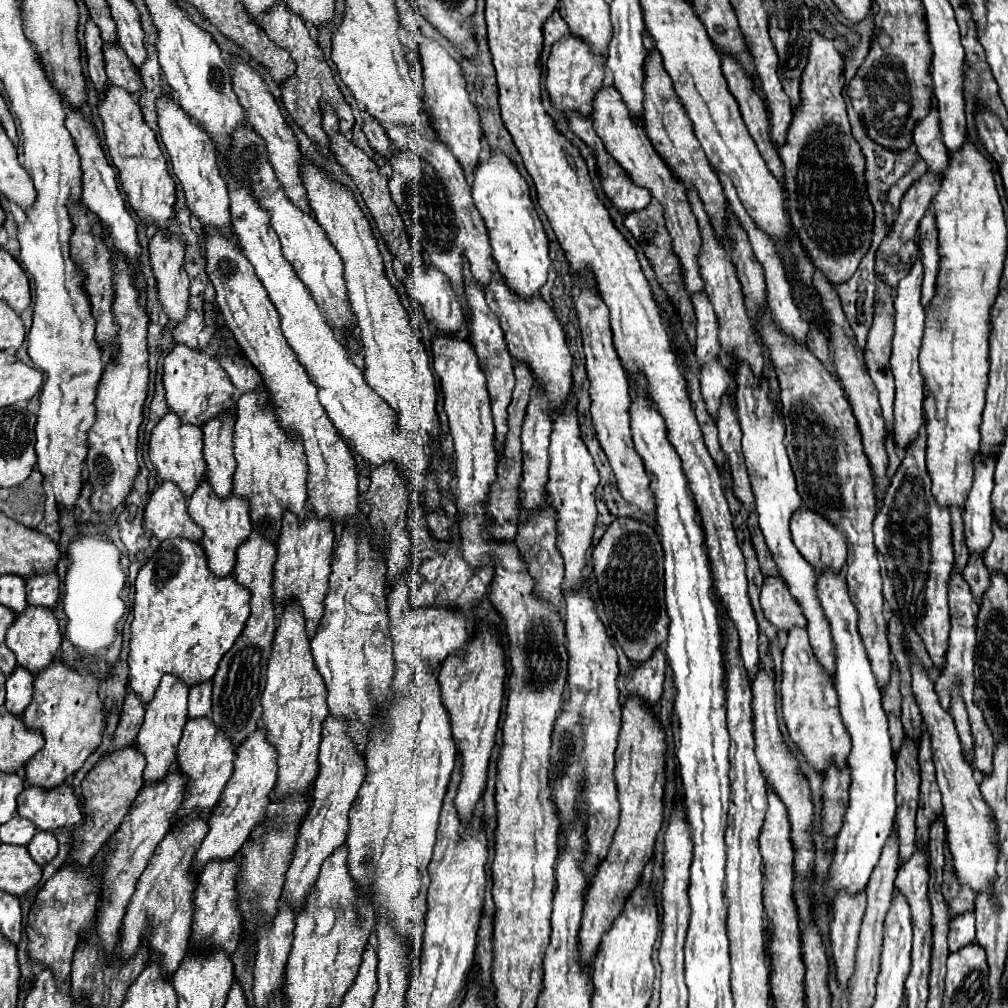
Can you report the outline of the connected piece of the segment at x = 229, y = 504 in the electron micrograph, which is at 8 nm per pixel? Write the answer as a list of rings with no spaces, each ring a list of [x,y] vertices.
[[[202,480],[202,484],[196,488],[192,498],[188,500],[188,514],[194,520],[194,524],[198,524],[204,530],[202,548],[204,548],[210,572],[218,578],[230,576],[234,570],[234,564],[236,564],[236,550],[252,532],[248,502],[238,498],[236,494],[230,494],[226,500],[220,500],[212,492],[208,480]]]

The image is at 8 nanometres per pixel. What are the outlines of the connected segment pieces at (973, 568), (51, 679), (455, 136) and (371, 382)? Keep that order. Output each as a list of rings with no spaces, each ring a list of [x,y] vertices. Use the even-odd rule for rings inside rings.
[[[970,556],[962,576],[966,580],[966,584],[972,588],[972,596],[976,596],[976,602],[980,602],[982,594],[988,590],[988,584],[990,584],[990,572],[986,570],[984,562],[982,562],[982,556]]]
[[[52,662],[36,674],[34,694],[24,710],[24,722],[44,736],[44,748],[24,766],[26,782],[40,788],[56,788],[58,784],[68,782],[102,740],[106,712],[98,680],[92,678],[92,674],[82,676],[76,670],[70,670],[64,662]]]
[[[418,38],[418,48],[424,64],[424,88],[426,88],[426,112],[430,110],[430,120],[438,132],[438,140],[450,148],[450,152],[460,162],[464,174],[470,174],[478,164],[478,154],[482,150],[482,128],[480,116],[472,106],[466,90],[466,82],[458,62],[432,38]]]
[[[302,160],[302,176],[308,190],[310,206],[328,240],[338,250],[344,262],[344,280],[352,310],[358,318],[360,342],[364,348],[364,378],[366,384],[388,402],[398,414],[400,428],[408,432],[426,430],[430,440],[442,440],[442,430],[436,414],[436,386],[430,372],[428,354],[410,326],[410,314],[402,306],[396,290],[384,276],[382,256],[376,238],[364,212],[358,208],[350,190],[332,182],[320,168]]]

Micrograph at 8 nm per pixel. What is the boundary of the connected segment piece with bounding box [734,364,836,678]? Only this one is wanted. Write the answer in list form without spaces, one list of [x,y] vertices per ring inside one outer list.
[[[740,364],[740,368],[734,368],[734,380],[736,380],[736,404],[738,404],[738,420],[742,426],[742,452],[746,458],[746,470],[750,476],[752,492],[756,498],[756,512],[758,512],[758,526],[762,530],[762,536],[772,552],[772,560],[776,562],[776,568],[780,572],[780,578],[784,578],[792,598],[802,608],[802,614],[806,618],[806,630],[810,638],[810,646],[814,650],[814,656],[818,664],[826,670],[830,678],[836,674],[836,644],[830,634],[830,624],[824,616],[824,610],[818,602],[816,594],[816,572],[814,568],[800,556],[796,550],[792,538],[790,538],[790,518],[792,514],[802,506],[800,494],[796,492],[796,480],[790,468],[790,460],[786,456],[786,448],[782,444],[786,428],[780,418],[780,408],[774,408],[774,404],[768,398],[768,382],[762,378],[760,382],[754,380],[750,368],[746,364]]]

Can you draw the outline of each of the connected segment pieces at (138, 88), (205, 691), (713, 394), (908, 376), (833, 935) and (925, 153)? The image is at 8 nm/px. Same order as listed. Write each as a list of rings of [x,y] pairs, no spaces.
[[[118,44],[116,46],[104,46],[104,62],[106,62],[108,80],[112,86],[120,86],[120,88],[128,90],[130,94],[142,92],[144,86],[142,86],[138,72]]]
[[[212,682],[208,684],[198,684],[190,690],[188,694],[188,714],[190,718],[204,718],[206,714],[210,714],[210,686]]]
[[[710,362],[702,368],[700,392],[706,402],[706,410],[714,420],[716,420],[716,412],[720,408],[720,400],[728,388],[728,384],[730,384],[730,374],[718,362]]]
[[[916,260],[912,266],[912,272],[900,280],[896,298],[894,298],[894,340],[892,340],[892,372],[896,380],[896,400],[894,400],[894,444],[902,450],[910,448],[912,442],[916,440],[920,426],[924,422],[922,416],[922,388],[924,388],[924,378],[918,368],[918,350],[924,334],[924,308],[920,306],[920,286],[922,286],[922,262]]]
[[[840,892],[832,906],[834,916],[830,922],[830,944],[832,944],[832,960],[836,968],[836,982],[840,988],[848,986],[848,980],[854,972],[858,932],[866,908],[864,896],[866,896],[864,892],[854,896]]]
[[[932,98],[932,110],[930,110],[930,114],[916,124],[914,144],[918,148],[918,154],[926,162],[928,172],[934,172],[936,176],[942,176],[944,174],[944,168],[948,164],[948,150],[944,148],[940,136],[942,134],[940,134],[936,100]]]

